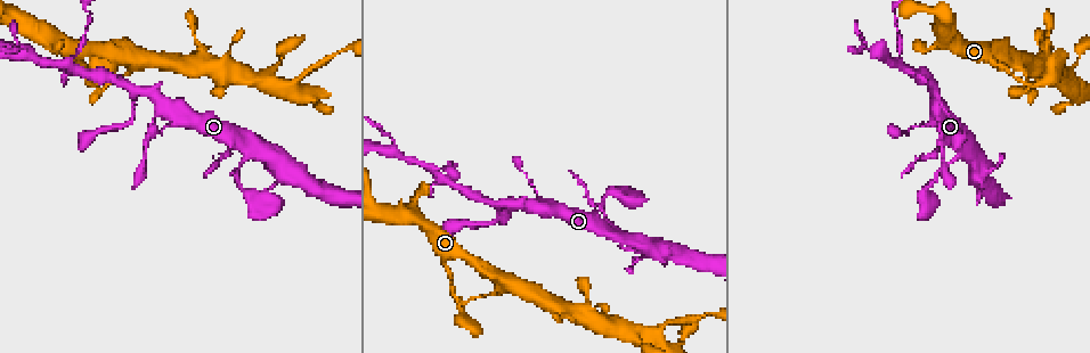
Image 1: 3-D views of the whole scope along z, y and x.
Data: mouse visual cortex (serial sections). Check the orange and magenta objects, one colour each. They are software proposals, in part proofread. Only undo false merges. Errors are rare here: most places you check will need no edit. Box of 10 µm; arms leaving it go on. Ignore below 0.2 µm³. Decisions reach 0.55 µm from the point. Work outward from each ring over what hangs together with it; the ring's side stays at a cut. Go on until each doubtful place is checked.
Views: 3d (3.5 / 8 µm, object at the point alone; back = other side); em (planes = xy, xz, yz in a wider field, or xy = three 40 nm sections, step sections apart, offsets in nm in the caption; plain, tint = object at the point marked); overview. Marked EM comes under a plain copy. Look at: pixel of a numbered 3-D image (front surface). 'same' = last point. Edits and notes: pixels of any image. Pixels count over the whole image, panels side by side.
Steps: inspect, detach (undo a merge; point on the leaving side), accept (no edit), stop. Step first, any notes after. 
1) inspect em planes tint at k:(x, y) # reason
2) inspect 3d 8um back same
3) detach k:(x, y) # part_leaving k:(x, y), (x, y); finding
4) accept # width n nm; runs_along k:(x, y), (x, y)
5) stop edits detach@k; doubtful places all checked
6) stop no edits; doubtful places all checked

inspect 3d 3.5um at 1:(1036, 85) # calibre changes

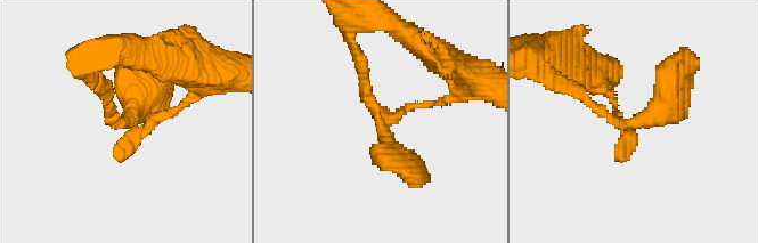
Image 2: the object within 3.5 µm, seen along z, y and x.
inspect em xy step 5 tint at 2:(126, 123) # shape alone is not enough

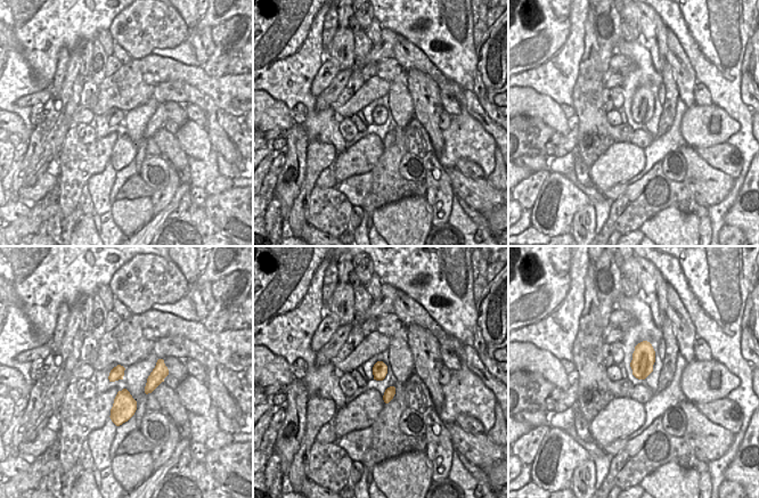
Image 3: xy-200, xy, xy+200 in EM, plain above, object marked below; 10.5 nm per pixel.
accept # width 160 nm; runs_along 2:(359, 66), (388, 152), (413, 169); all the same cell

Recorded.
inspect 3d 8um at 1:(903, 68) # side arm on a straight run

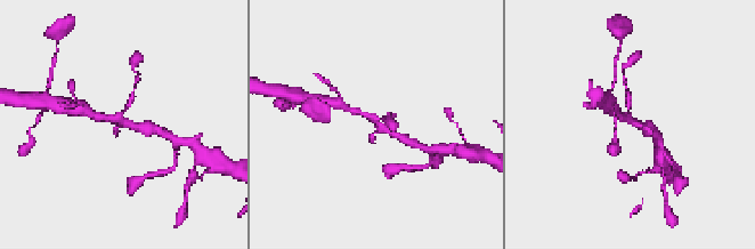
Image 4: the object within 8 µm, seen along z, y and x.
inspect 3d 3.5um same

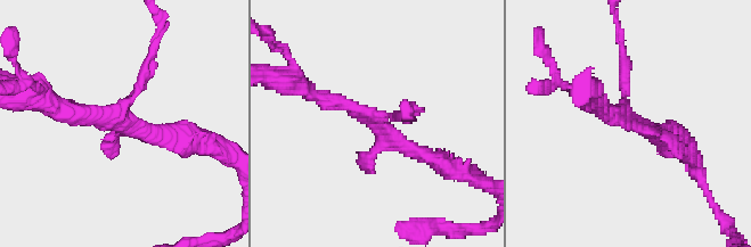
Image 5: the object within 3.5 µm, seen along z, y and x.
inspect em xy step 3 tint at 5:(372, 119)

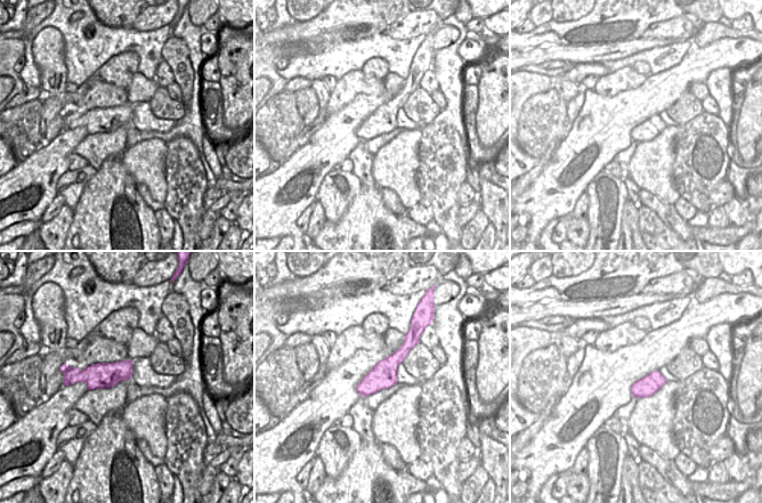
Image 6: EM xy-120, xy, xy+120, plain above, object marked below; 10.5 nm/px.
accept # width 280 nm; runs_along 5:(433, 158), (307, 91); continuous, no second cell

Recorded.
inspect 3d 3.5um at 1:(392, 152) # side arm on a straight run

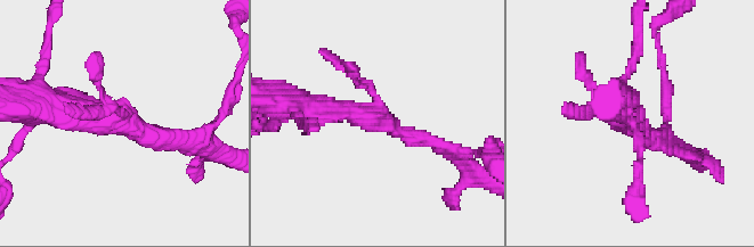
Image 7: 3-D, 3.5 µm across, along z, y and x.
accept # arm_widths 150, 200, 300 nm; runs_along 7:(186, 142), (76, 114), (63, 89); one cell here

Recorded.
stop no edits; doubtful places all checked

